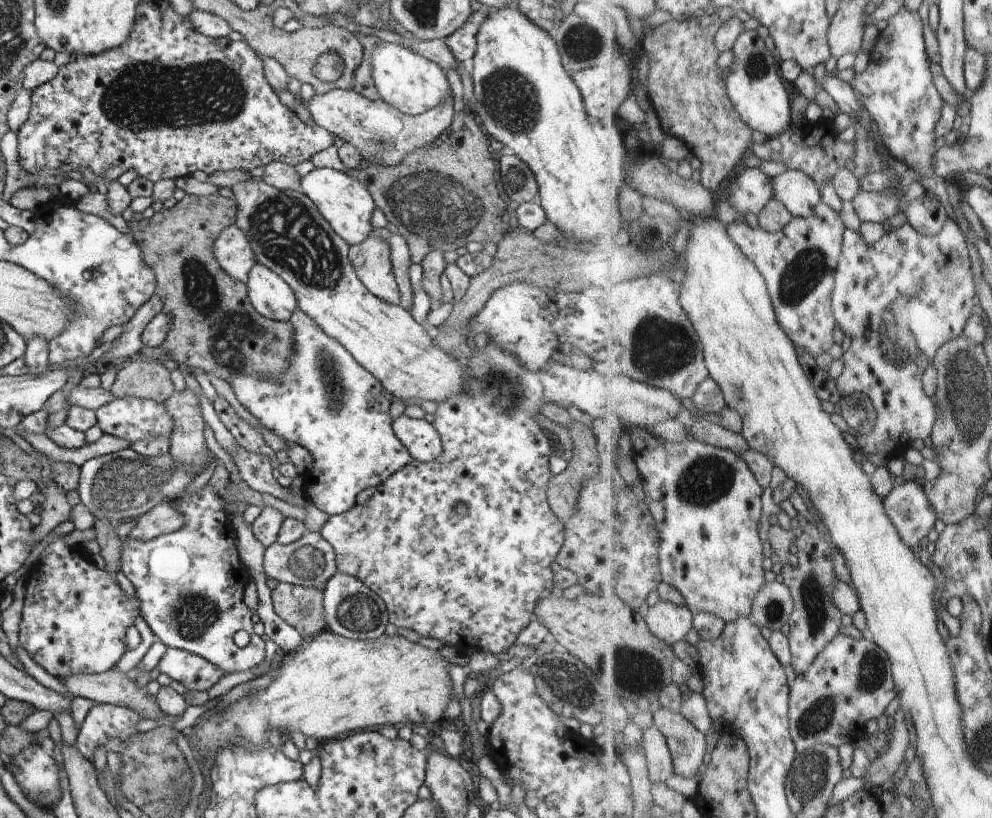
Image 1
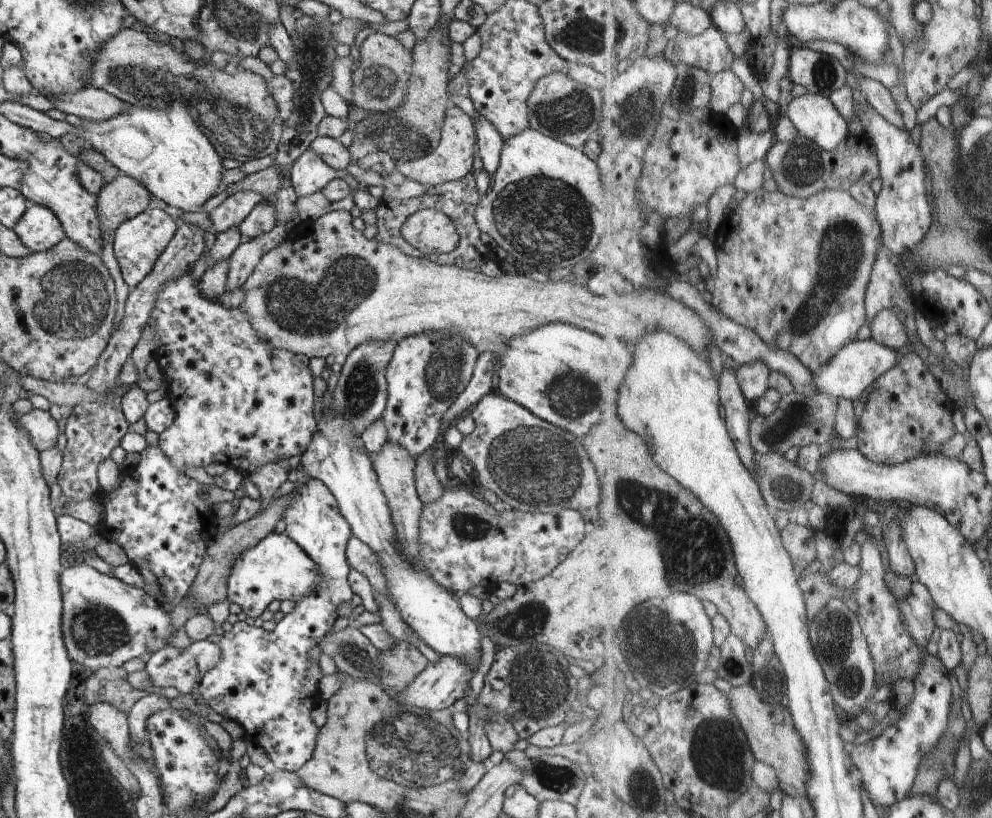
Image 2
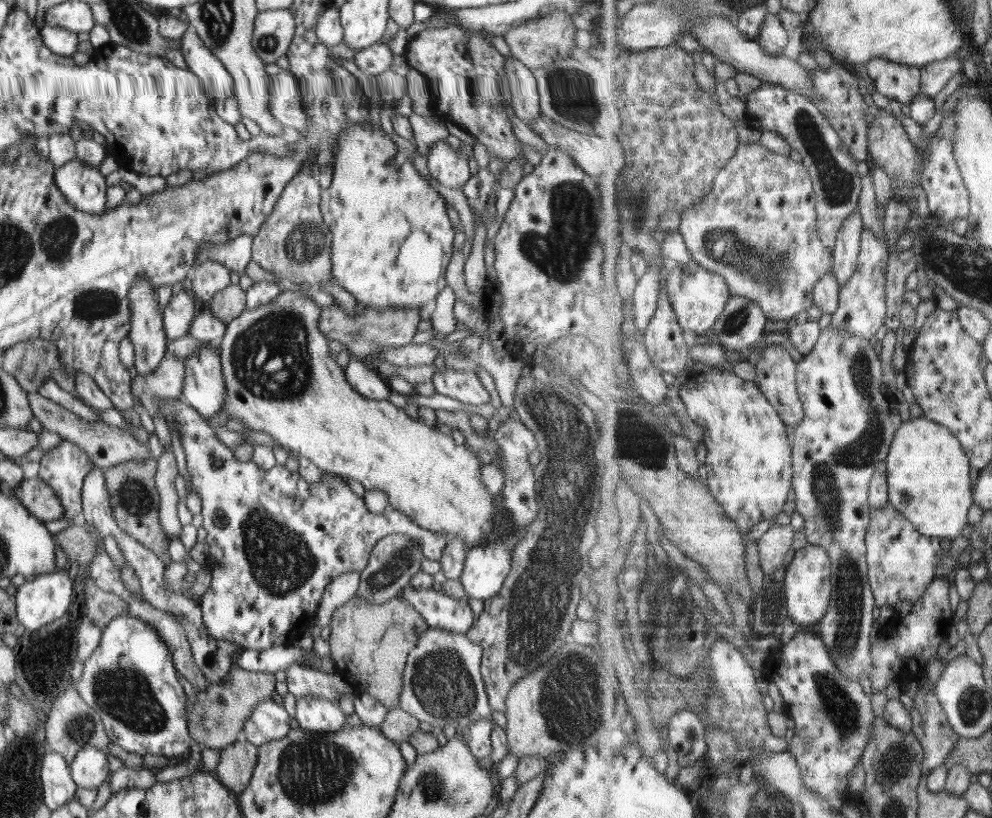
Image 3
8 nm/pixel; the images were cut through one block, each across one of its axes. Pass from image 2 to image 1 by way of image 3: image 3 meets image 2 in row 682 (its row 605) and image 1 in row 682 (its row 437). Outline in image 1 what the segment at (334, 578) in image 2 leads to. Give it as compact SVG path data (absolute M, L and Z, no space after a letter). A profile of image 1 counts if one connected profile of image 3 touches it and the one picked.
M170 647L157 666L161 673L169 676L172 681L182 682L188 690L208 691L225 675L202 656Z

